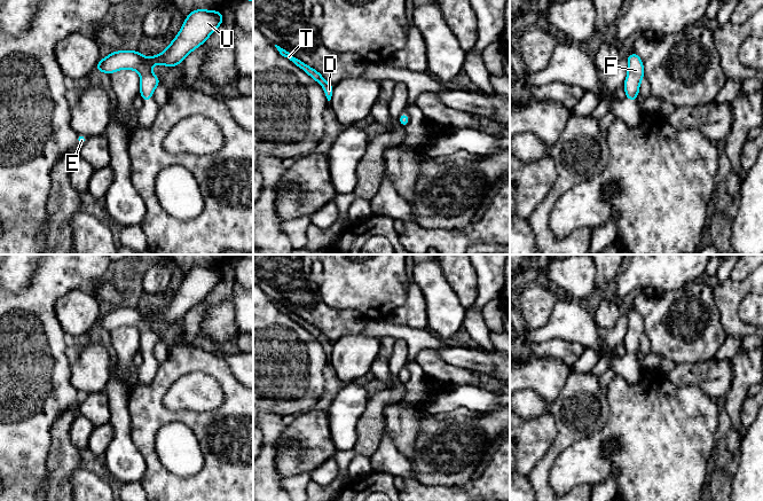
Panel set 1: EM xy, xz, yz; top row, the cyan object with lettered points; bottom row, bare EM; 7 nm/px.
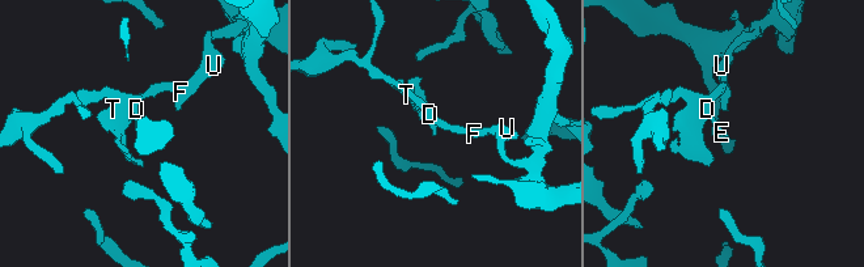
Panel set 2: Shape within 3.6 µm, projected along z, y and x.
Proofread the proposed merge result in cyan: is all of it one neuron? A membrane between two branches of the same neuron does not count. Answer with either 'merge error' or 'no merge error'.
no merge error

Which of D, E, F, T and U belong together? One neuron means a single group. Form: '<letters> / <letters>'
D E F T U

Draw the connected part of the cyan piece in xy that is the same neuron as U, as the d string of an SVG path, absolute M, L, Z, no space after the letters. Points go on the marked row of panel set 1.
M196 9L186 17L176 37L159 55L145 57L137 50L112 52L105 58L100 58L94 71L111 75L121 69L136 70L141 79L140 94L143 102L147 102L160 84L159 78L151 72L151 65L179 66L188 54L206 41L222 21L222 11Z

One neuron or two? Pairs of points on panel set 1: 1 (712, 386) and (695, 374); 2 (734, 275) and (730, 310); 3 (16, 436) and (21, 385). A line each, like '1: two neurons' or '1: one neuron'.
1: one neuron
2: two neurons
3: one neuron

